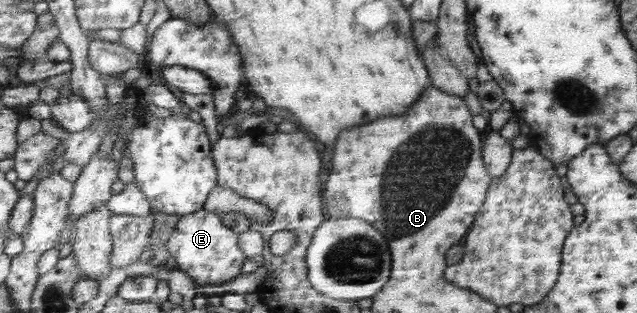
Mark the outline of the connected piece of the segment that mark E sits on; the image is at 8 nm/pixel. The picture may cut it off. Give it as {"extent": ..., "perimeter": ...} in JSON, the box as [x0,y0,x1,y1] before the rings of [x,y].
{"extent":[168,208,247,286],"perimeter":[[[205,208],[179,219],[173,237],[169,240],[168,249],[179,269],[201,286],[221,285],[237,277],[247,261],[245,252],[241,250],[239,234],[223,224],[219,213],[207,211]]]}

